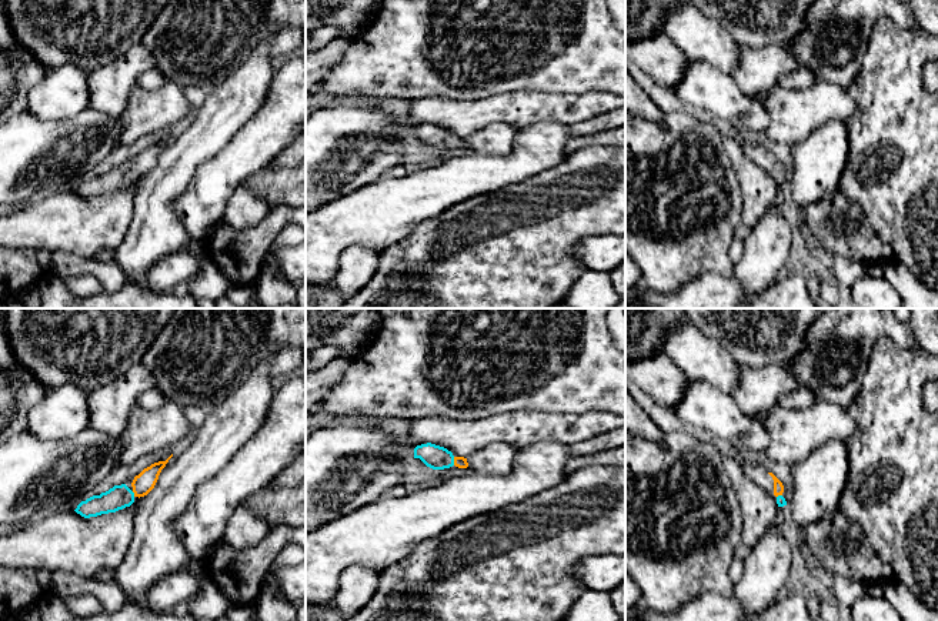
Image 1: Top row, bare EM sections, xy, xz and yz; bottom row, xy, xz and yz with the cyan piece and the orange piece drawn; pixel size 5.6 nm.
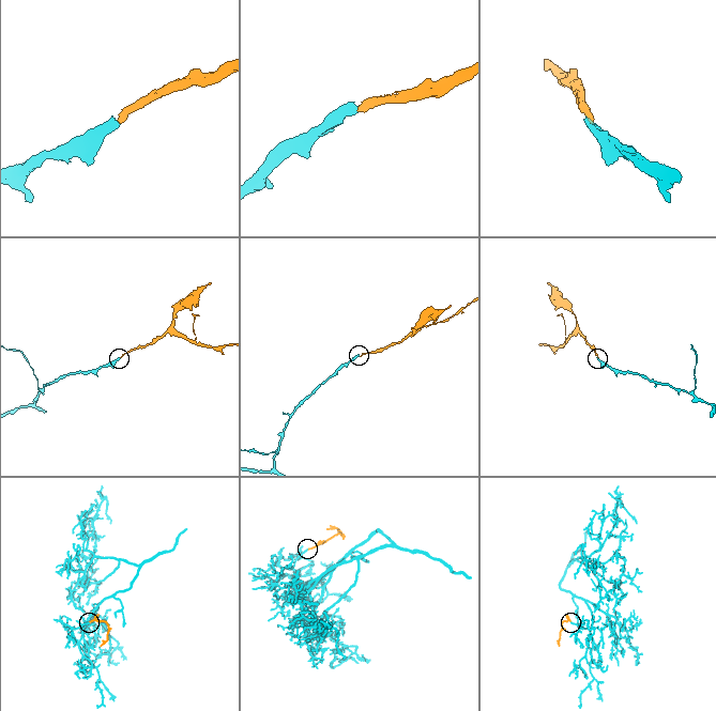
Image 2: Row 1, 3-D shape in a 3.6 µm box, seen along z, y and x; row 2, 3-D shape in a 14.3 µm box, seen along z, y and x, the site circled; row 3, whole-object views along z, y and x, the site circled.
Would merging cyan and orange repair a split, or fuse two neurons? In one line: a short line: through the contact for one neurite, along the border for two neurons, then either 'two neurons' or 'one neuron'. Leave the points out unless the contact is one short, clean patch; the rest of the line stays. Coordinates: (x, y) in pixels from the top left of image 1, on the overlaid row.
line xz (436, 457), (453, 461), (459, 461); one neuron

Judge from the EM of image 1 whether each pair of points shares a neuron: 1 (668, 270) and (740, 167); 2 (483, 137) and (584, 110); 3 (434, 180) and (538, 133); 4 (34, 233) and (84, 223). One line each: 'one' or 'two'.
1: two
2: two
3: one
4: one

